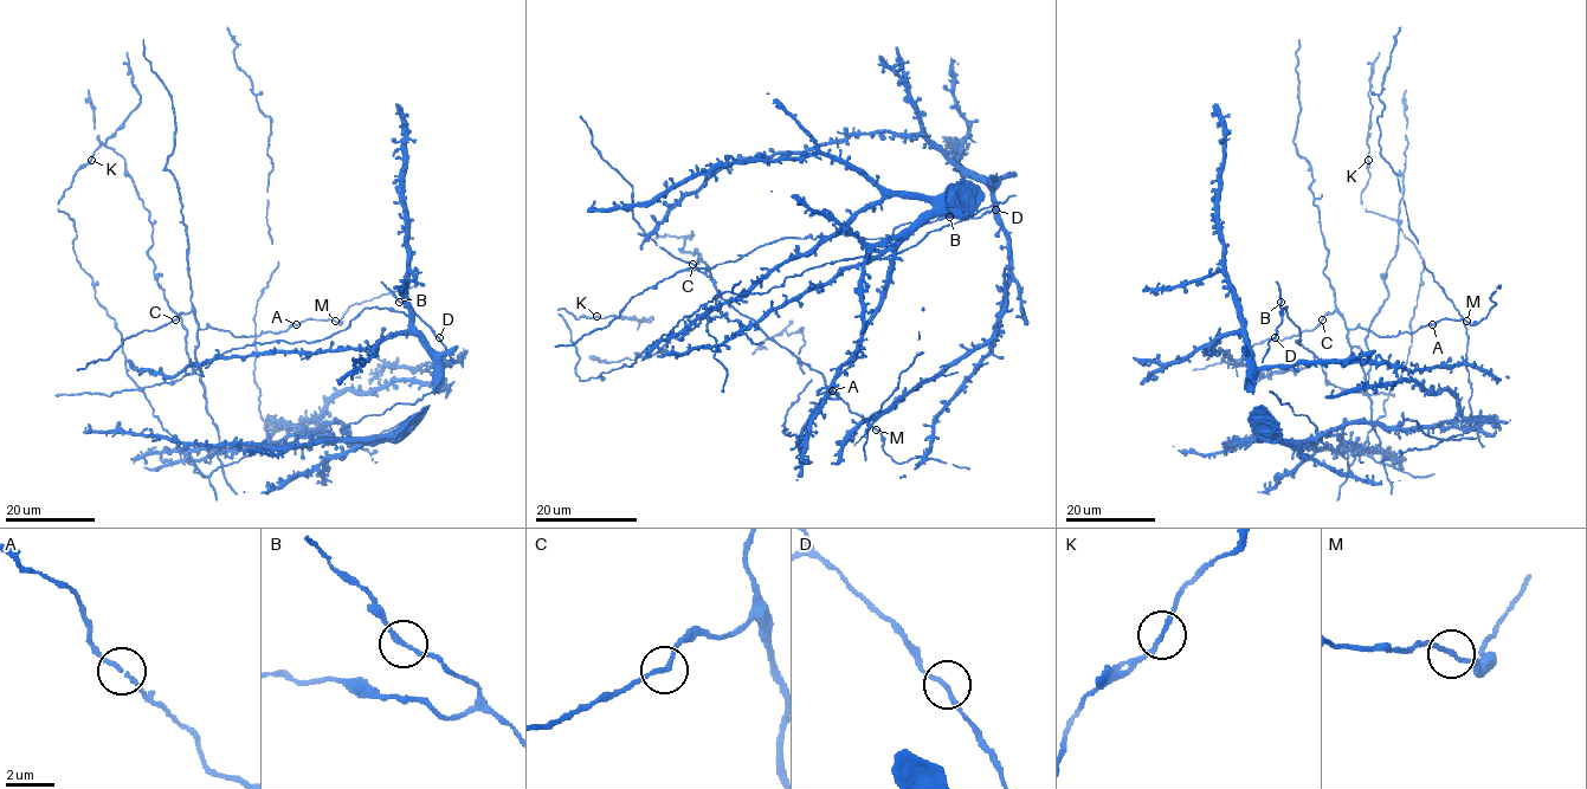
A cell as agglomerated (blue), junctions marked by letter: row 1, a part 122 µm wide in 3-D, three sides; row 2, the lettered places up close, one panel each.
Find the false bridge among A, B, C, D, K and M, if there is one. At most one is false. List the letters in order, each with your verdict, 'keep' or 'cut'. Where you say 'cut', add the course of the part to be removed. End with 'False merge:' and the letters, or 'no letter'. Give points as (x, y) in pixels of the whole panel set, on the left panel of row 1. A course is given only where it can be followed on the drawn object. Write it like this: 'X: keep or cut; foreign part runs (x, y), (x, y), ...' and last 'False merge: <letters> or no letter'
A: keep
B: keep
C: keep
D: keep
K: keep
M: keep
False merge: no letter

